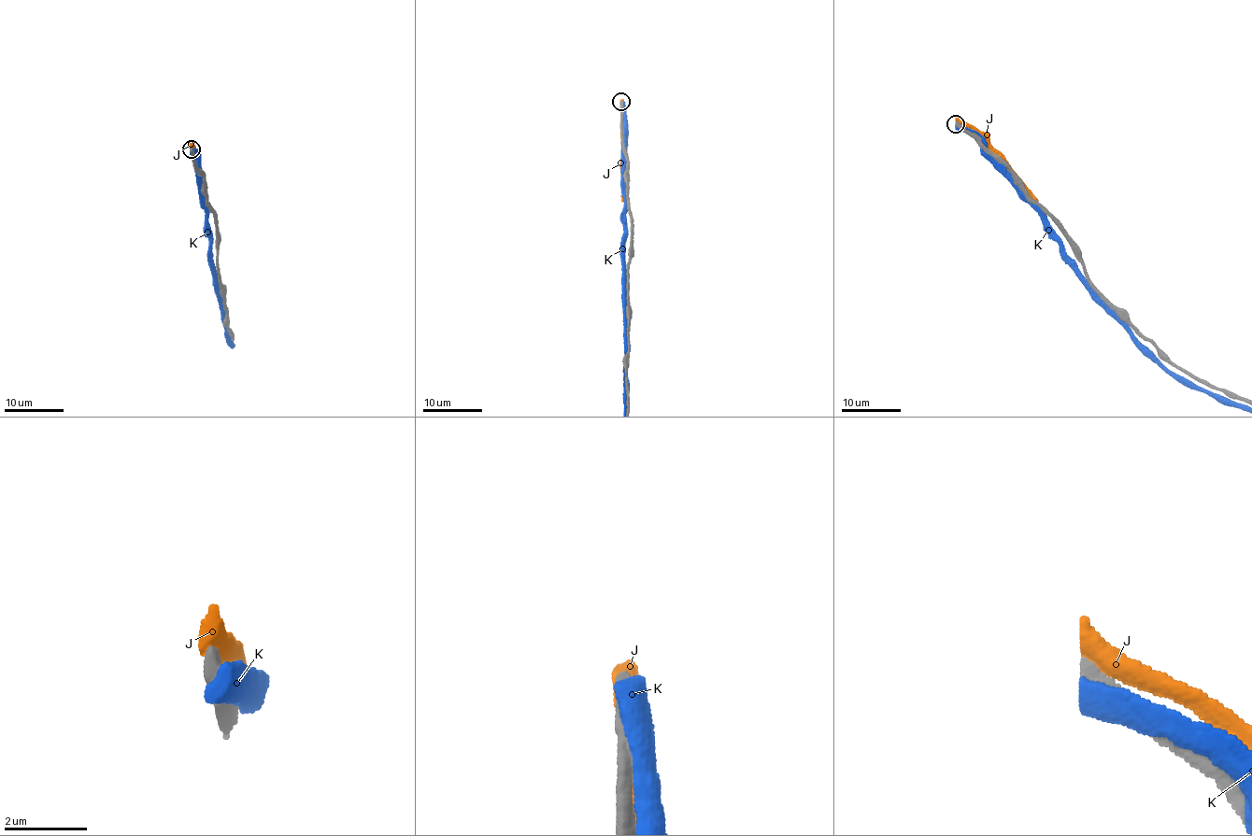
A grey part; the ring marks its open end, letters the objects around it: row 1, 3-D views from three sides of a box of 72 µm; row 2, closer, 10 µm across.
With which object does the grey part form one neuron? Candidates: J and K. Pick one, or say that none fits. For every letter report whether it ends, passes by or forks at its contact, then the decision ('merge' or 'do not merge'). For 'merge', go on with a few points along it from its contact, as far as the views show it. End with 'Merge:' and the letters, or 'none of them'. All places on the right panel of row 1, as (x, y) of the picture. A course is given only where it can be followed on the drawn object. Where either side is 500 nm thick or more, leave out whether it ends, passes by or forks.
J: it passes by | do not merge
K: do not merge
Merge: none of them

